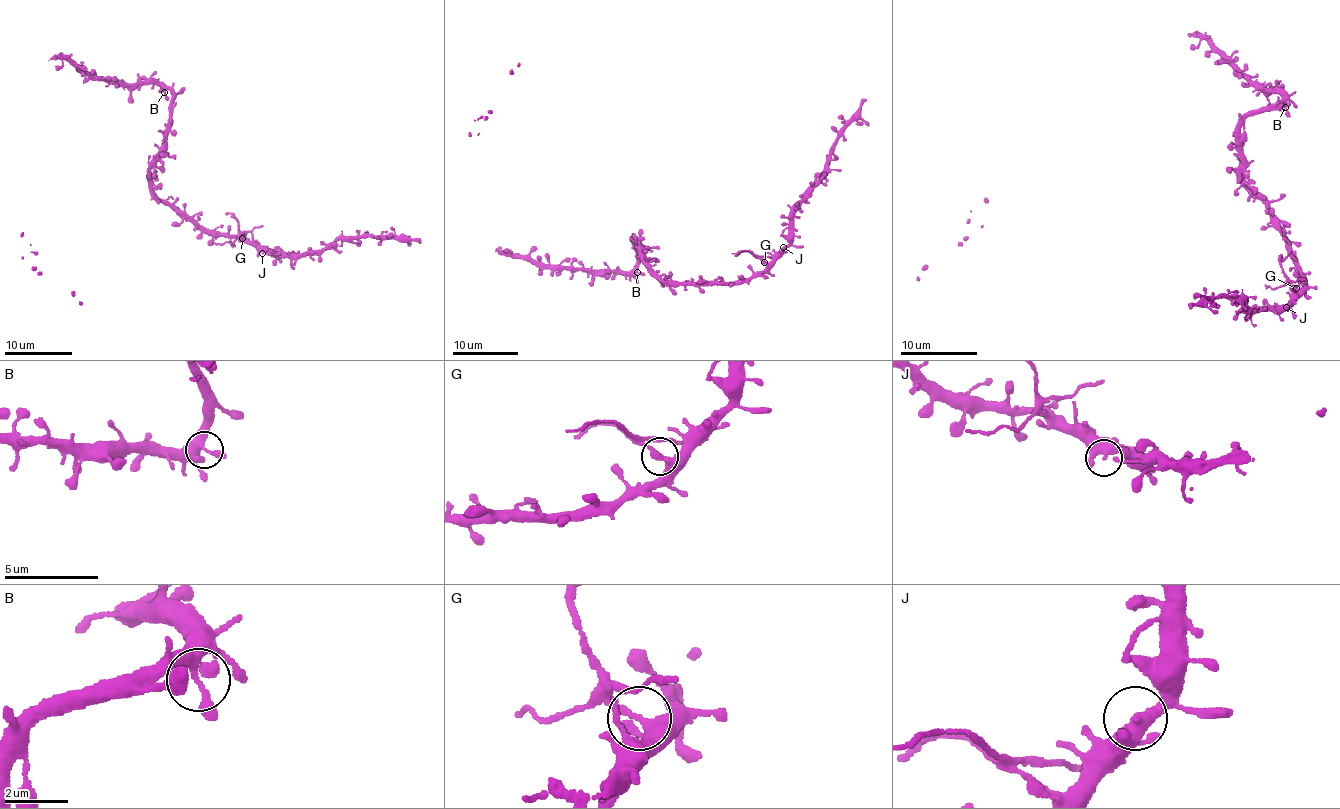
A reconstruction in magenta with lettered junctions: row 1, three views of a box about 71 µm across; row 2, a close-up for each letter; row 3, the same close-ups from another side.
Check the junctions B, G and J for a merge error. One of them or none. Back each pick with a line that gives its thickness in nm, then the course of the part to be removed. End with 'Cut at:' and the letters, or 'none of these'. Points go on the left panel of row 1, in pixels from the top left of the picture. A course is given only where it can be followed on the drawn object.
G: Thickness 280 nm. Course of the part to remove: (242, 238), (239, 236), (233, 243), (213, 242)
Cut at: G

